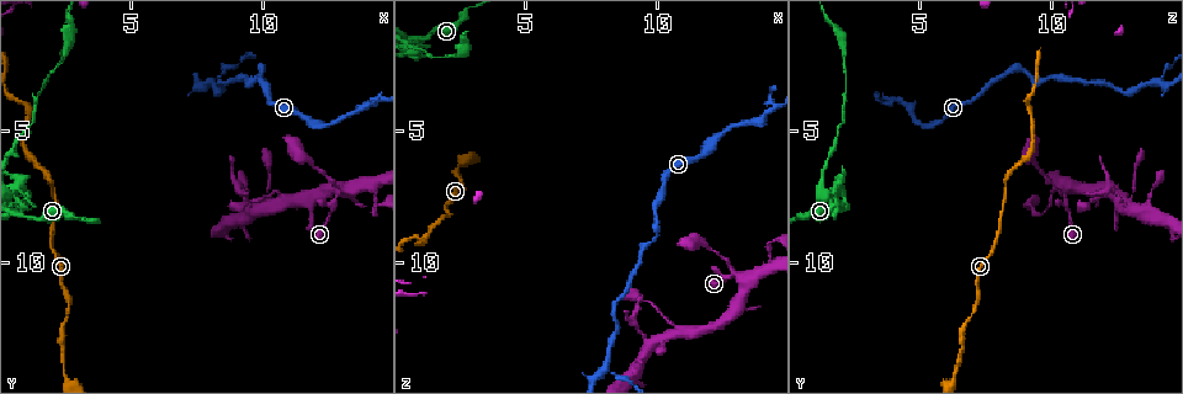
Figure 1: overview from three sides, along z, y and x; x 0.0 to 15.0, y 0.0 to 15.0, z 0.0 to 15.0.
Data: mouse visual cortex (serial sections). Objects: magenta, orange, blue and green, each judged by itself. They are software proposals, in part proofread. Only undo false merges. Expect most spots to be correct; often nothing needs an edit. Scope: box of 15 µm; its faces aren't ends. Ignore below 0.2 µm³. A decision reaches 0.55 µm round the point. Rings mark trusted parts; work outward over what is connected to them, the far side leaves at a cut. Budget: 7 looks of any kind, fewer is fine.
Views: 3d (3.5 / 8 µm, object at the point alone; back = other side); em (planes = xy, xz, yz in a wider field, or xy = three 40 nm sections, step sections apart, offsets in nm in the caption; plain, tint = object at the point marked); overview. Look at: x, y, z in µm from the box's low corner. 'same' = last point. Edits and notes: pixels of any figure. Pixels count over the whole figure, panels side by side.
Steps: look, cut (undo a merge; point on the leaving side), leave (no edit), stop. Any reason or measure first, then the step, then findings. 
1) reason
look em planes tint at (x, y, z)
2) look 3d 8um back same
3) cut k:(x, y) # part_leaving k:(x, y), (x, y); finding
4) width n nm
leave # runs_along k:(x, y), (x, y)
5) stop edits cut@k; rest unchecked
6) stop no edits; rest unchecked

abrupt turn
look 3d 3.5um at (9.9, 2.5, 8.8)

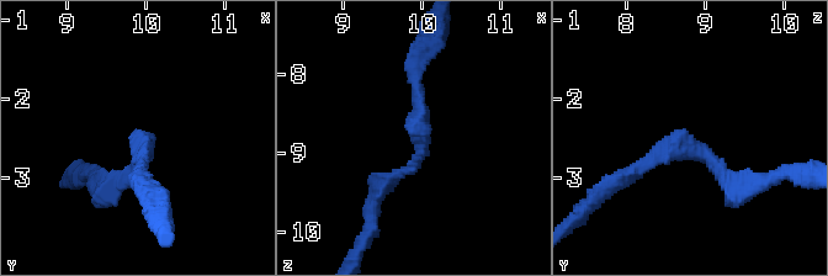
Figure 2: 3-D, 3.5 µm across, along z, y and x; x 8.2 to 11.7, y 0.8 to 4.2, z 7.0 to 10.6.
arm_widths 200, 200 nm
look em xy step 1 tint at (10.00, 2.60, 8.75)

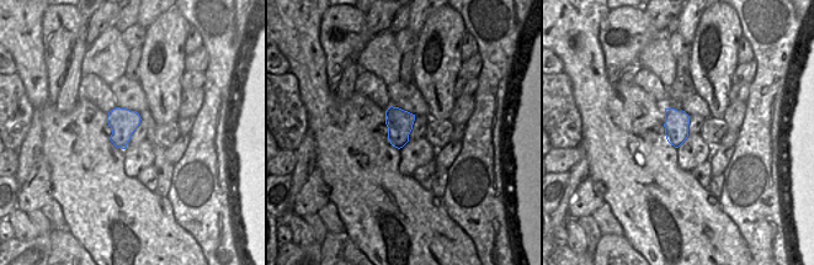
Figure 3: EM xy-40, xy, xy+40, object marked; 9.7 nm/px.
cut it another way
look em xy step 3 tint same

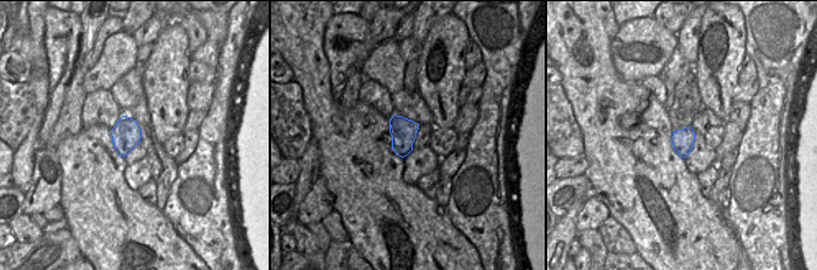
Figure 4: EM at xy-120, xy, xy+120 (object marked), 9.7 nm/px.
width 260 nm
leave # runs_along 2:(414, 63), (418, 162), (385, 184); one cell here

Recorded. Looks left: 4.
three arms meet
look 3d 3.5um at (13.0, 7.3, 10.5)

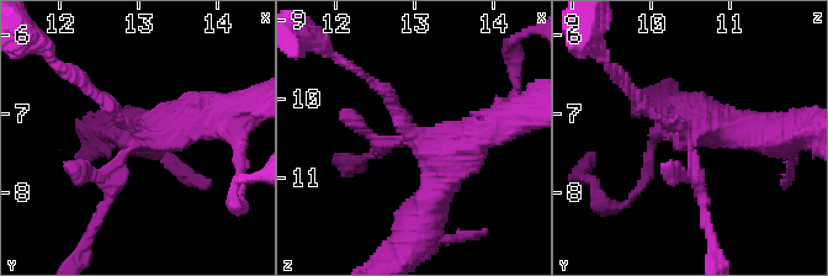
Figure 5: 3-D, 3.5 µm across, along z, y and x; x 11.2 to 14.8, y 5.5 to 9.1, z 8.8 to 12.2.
need the tissue
look em xy step 3 tint at (13.00, 7.30, 10.55)

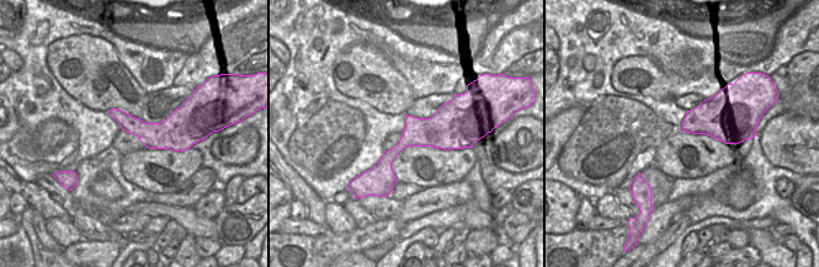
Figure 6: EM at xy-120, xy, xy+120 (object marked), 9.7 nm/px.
leave # runs_along 6:(459, 126), (416, 132), (372, 172); one cell here

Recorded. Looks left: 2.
look 3d 8um at (8.0, 3.0, 14.0)

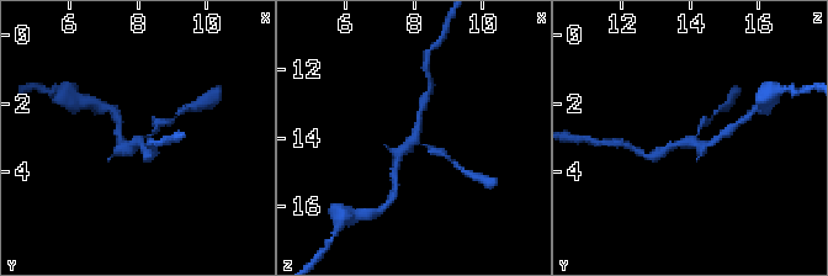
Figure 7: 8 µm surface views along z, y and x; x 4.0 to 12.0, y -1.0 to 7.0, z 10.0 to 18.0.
arms 3; arm_widths 150, 200, 250 nm
look em xy step 5 tint at (8.0, 3.1, 14.0)

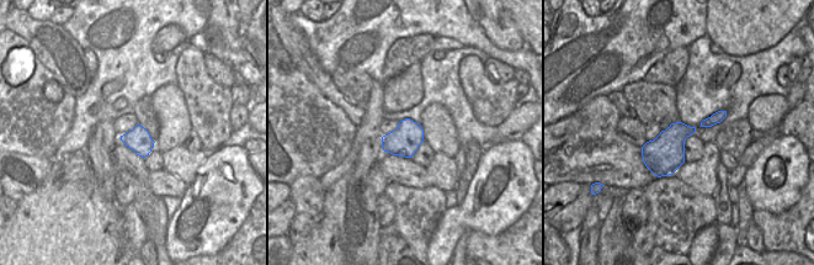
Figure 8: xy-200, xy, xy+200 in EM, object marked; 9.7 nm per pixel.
leave # runs_along 7:(422, 110), (415, 139), (397, 165); continuous, no second cell

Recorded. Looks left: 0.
stop no edits; rest unchecked

